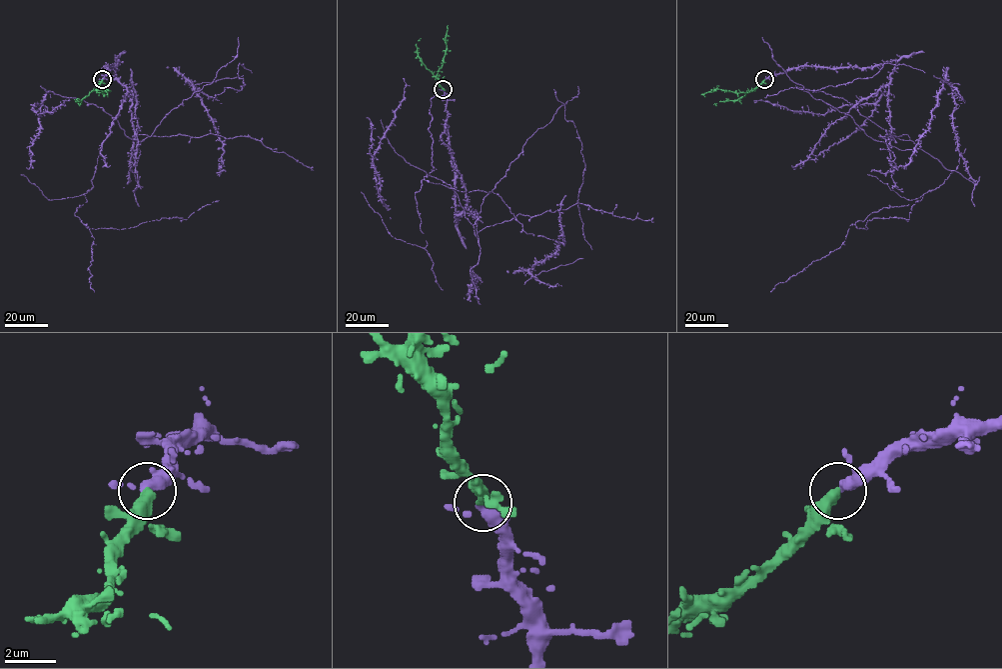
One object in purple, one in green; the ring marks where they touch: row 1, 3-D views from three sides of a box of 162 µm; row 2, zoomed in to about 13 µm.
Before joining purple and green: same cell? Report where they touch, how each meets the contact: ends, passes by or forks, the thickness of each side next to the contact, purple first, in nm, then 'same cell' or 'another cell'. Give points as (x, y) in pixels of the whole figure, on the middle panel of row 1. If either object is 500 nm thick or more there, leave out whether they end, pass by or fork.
(443, 89) | purple passes by | green ends | 320/400 nm | same cell

